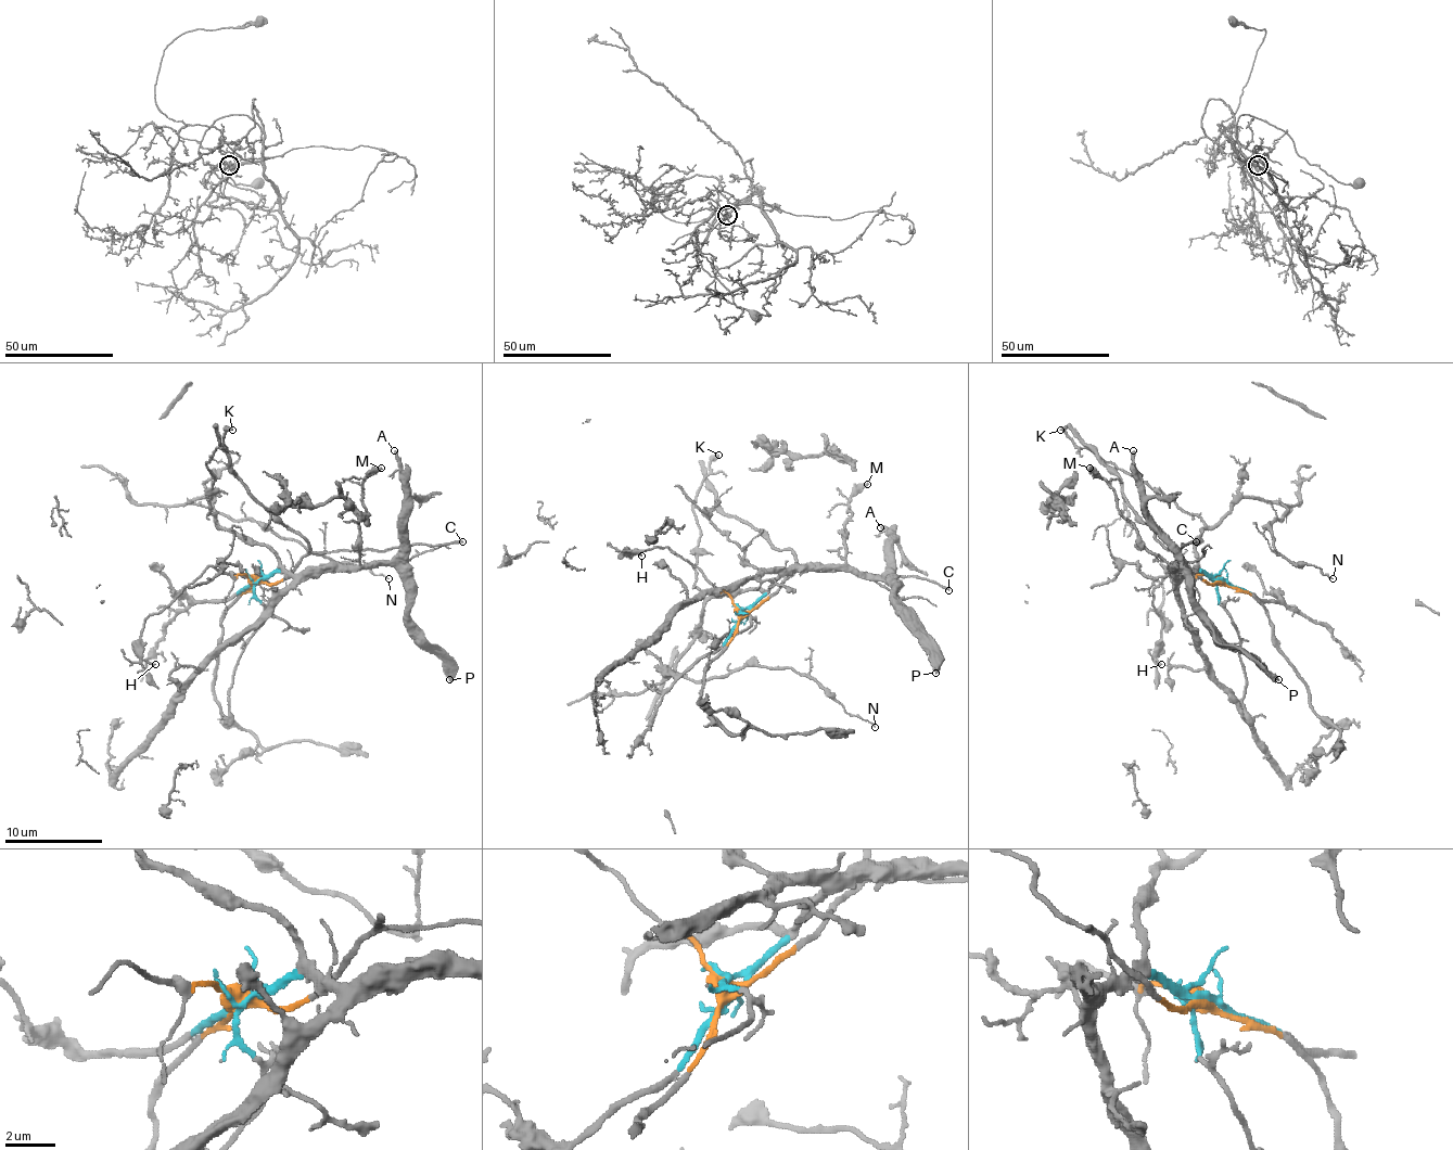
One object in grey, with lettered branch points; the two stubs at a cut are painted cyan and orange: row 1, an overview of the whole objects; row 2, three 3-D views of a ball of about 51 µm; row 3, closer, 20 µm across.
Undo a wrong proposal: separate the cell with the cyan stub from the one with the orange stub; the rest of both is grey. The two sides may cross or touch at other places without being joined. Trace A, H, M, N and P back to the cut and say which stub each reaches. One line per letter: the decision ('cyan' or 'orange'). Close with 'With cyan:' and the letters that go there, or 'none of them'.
A: cyan
H: orange
M: cyan
N: cyan
P: cyan
With cyan: A, M, N, P

